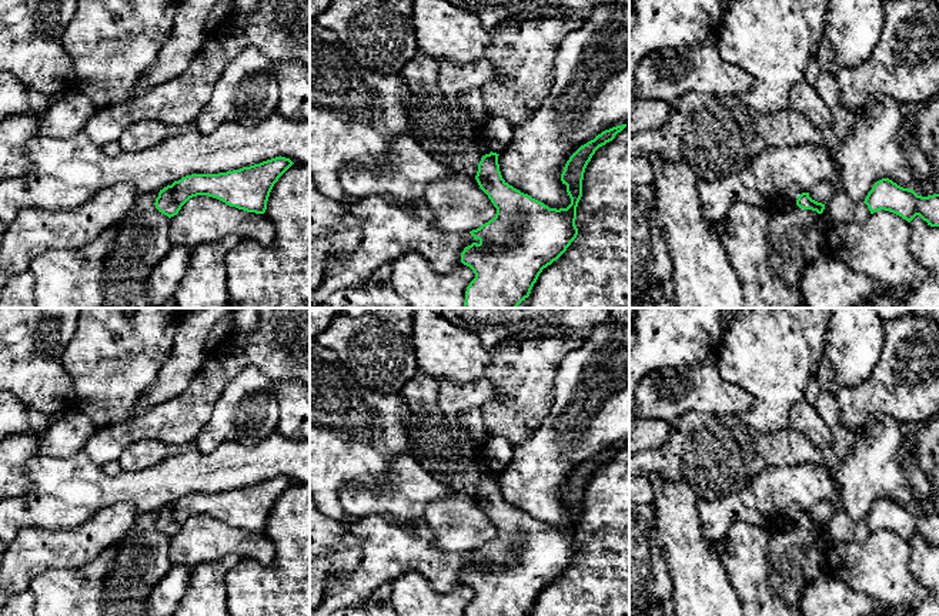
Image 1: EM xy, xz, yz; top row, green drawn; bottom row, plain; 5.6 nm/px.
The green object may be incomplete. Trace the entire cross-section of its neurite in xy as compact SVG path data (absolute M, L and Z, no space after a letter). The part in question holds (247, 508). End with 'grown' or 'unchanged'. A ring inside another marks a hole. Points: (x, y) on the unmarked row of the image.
M275 476L218 493L191 493L160 509L156 528L168 538L193 516L208 515L247 532L264 533L274 503L294 482Z; unchanged

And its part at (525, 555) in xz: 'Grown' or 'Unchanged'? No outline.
Unchanged

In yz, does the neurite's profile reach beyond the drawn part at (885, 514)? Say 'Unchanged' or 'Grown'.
Unchanged

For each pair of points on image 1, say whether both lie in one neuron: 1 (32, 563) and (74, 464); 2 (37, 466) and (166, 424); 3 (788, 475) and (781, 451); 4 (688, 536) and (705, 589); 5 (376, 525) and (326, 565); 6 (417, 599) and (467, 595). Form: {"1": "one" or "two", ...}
{"1": "two", "2": "two", "3": "two", "4": "one", "5": "two", "6": "one"}

